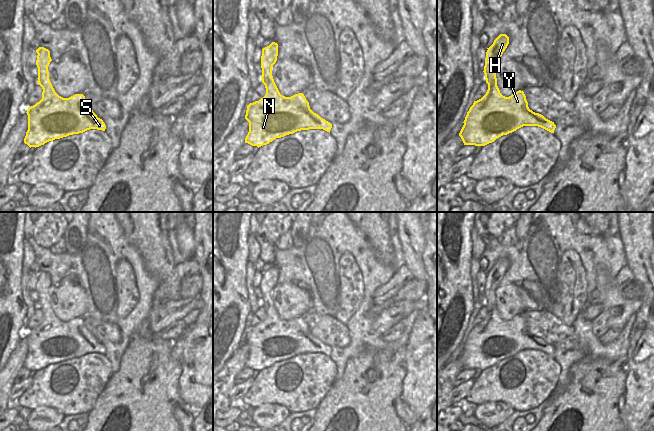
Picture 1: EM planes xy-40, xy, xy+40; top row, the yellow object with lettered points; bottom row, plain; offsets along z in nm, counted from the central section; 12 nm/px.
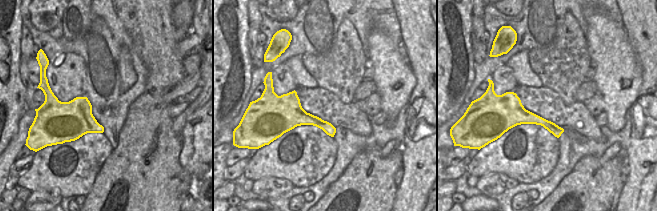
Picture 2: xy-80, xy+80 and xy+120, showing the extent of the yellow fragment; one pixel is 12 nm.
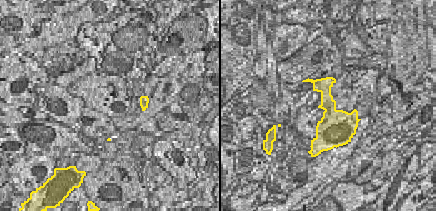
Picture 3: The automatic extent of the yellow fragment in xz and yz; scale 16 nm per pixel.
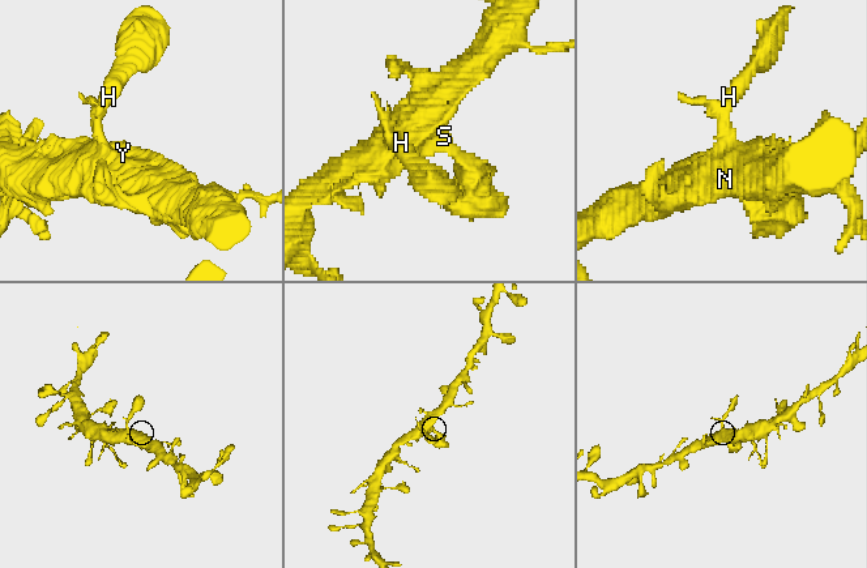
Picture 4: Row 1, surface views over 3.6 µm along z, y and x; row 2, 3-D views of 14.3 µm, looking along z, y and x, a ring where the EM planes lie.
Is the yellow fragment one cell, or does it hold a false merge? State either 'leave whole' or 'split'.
leave whole

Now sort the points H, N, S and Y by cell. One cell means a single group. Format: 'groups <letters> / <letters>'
groups H N S Y

